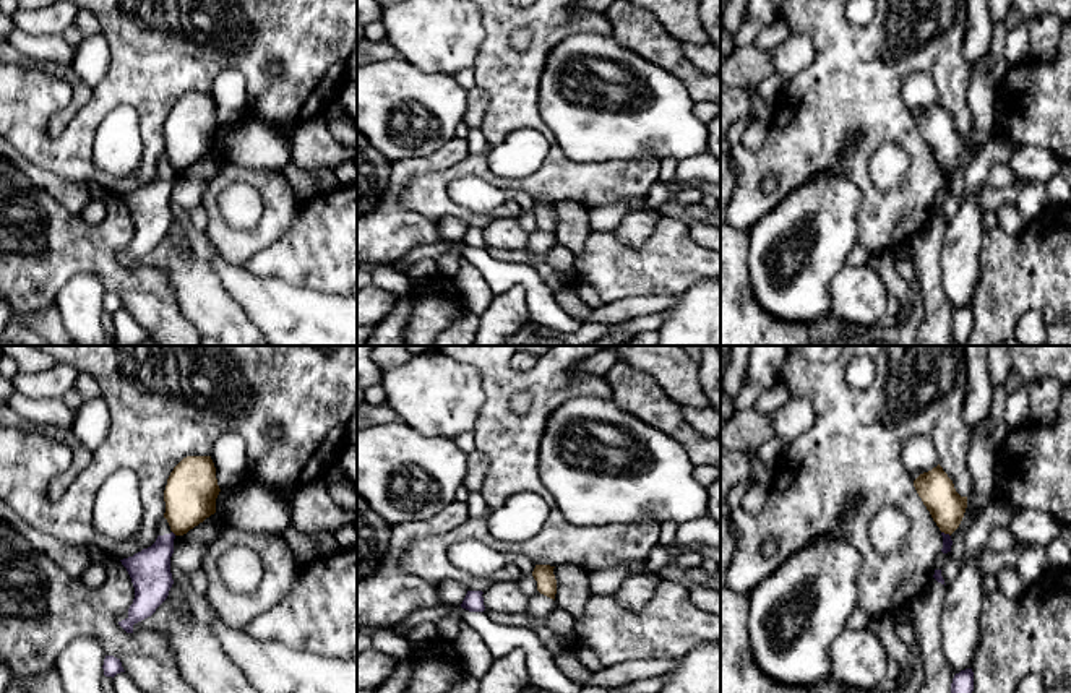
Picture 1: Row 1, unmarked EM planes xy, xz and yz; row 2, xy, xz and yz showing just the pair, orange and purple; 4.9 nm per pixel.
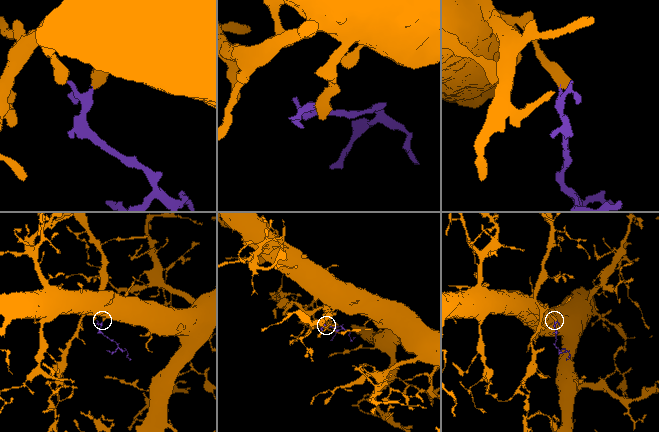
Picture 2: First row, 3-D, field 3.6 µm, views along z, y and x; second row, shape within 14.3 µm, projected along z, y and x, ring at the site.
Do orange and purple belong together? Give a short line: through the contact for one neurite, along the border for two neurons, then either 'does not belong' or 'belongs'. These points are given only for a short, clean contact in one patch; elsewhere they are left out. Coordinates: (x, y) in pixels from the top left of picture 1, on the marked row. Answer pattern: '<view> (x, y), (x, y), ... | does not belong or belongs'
yz (941, 531), (950, 536) | does not belong

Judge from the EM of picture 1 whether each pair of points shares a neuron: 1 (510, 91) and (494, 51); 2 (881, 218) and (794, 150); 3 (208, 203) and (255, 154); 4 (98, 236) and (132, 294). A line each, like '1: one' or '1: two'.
1: one
2: one
3: two
4: one

